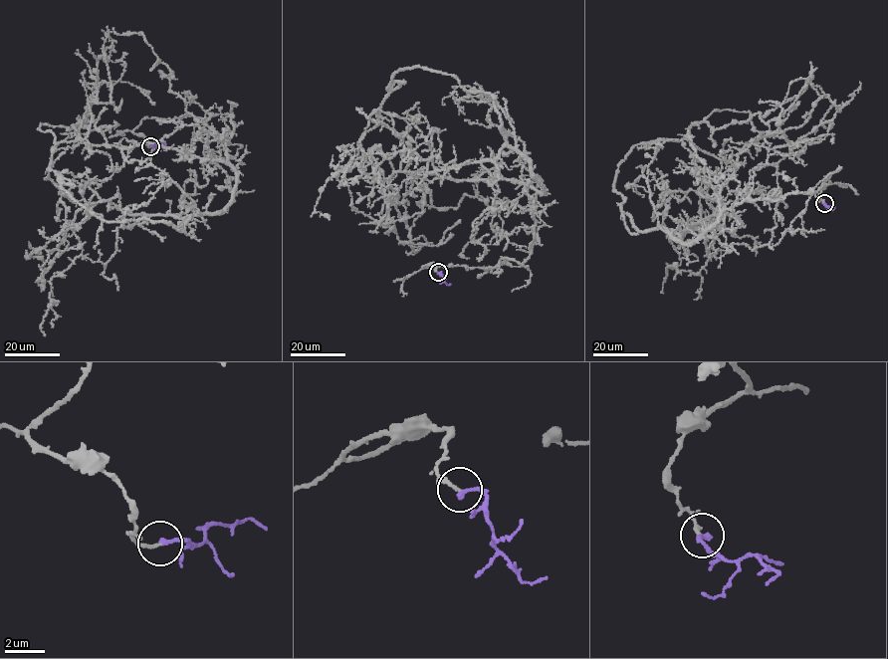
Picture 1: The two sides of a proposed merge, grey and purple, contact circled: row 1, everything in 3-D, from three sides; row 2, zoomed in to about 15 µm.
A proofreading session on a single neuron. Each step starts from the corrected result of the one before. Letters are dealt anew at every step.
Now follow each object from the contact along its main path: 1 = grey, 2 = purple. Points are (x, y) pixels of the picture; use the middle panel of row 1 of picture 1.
1: (438, 273), (519, 266), (543, 191), (491, 95), (394, 74), (373, 112), (417, 203), (477, 193)
2: (438, 273), (447, 285), (450, 284)

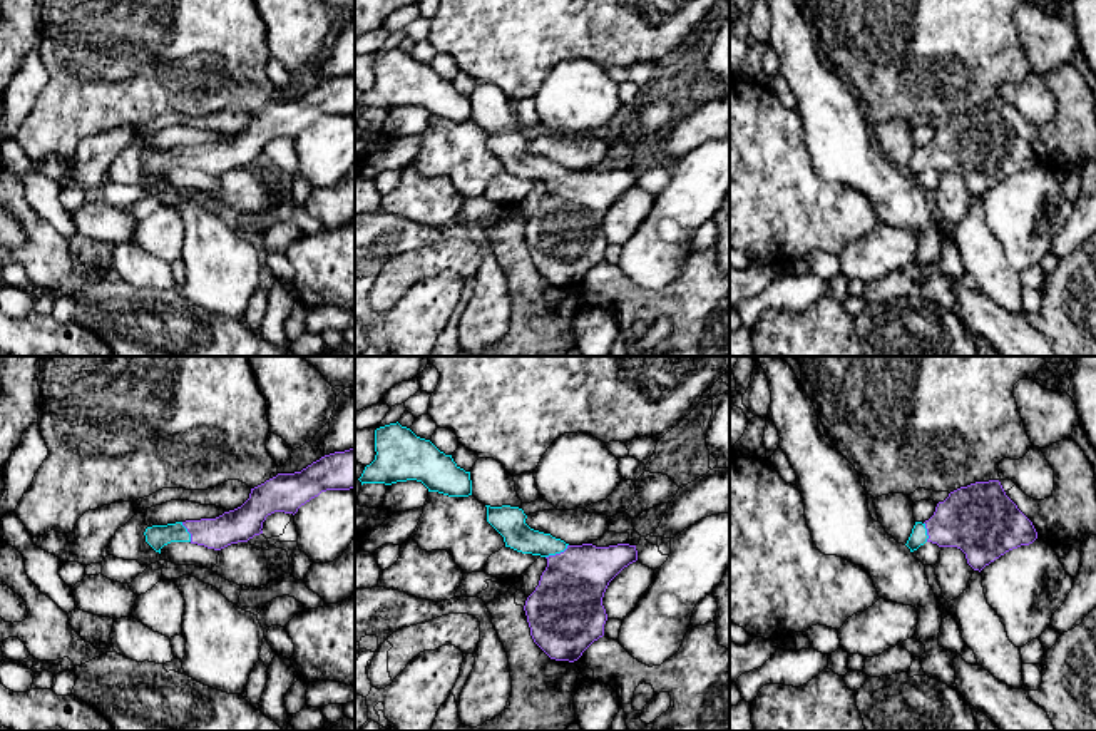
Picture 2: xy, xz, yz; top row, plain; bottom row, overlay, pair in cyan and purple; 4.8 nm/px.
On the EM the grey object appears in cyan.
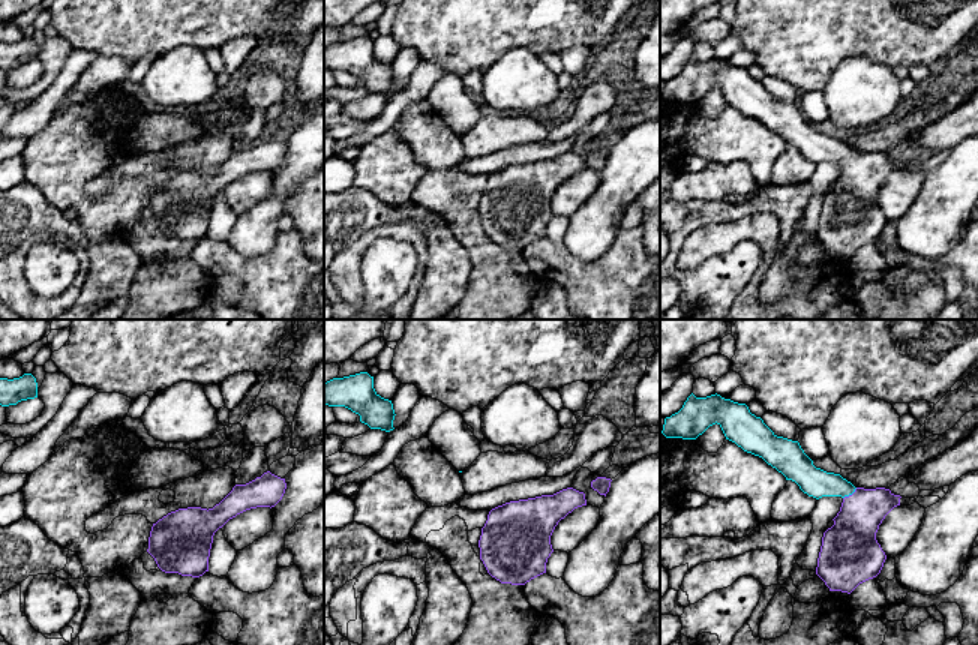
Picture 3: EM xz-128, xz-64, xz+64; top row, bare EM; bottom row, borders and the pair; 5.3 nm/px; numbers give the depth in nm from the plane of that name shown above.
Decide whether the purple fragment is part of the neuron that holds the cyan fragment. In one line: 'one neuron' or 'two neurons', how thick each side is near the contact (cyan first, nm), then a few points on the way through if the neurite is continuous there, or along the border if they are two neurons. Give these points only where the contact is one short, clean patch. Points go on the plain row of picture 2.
one neuron; 140 nm thick on the cyan side, 340 nm on the other; runs through xz (517, 161), (544, 169), (558, 178), (568, 191), (568, 228)

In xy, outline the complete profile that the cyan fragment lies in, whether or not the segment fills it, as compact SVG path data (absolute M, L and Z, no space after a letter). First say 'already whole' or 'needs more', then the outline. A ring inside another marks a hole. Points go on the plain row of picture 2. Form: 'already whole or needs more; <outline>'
needs more; M355 74L325 80L301 97L278 99L251 114L249 124L241 132L216 144L152 151L144 161L159 179L171 167L191 167L221 176L263 159L263 147L274 137L294 141L321 117L350 114L355 114Z

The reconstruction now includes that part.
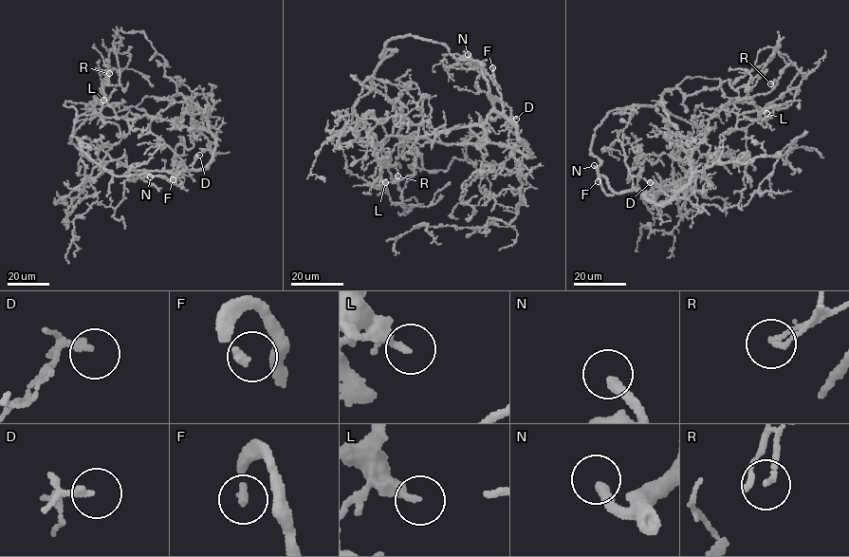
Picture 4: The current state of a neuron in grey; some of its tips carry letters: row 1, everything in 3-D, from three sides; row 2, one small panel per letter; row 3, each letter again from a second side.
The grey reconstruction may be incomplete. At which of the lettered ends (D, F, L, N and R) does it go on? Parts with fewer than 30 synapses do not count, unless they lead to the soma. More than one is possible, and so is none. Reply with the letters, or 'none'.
F

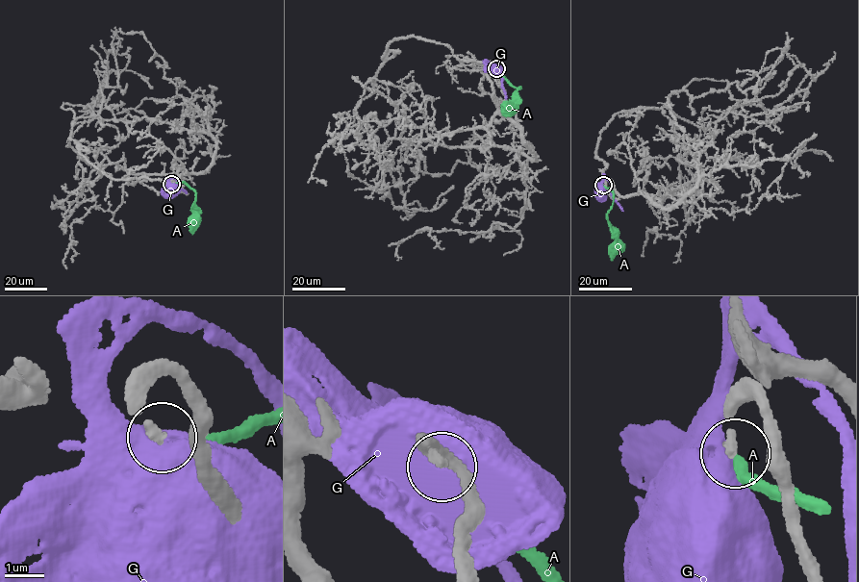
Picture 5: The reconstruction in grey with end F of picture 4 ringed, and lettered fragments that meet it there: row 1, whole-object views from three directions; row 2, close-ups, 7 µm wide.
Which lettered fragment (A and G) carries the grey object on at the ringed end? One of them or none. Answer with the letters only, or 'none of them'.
A

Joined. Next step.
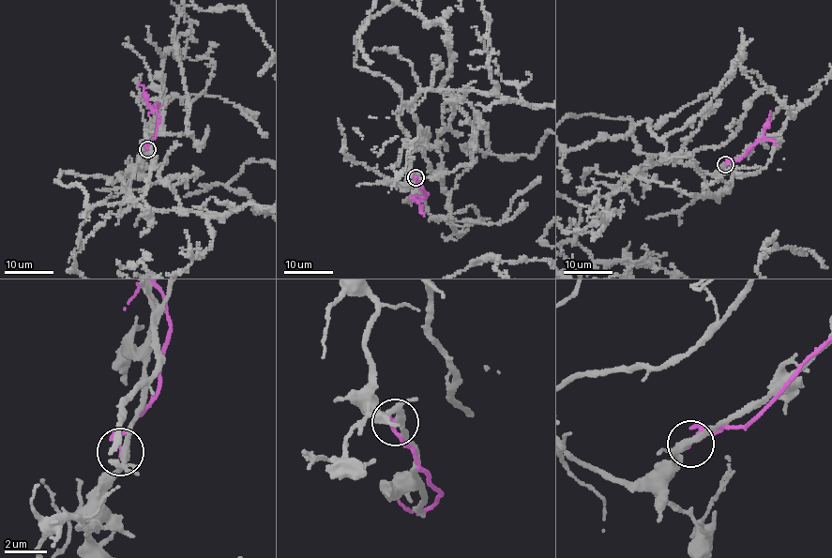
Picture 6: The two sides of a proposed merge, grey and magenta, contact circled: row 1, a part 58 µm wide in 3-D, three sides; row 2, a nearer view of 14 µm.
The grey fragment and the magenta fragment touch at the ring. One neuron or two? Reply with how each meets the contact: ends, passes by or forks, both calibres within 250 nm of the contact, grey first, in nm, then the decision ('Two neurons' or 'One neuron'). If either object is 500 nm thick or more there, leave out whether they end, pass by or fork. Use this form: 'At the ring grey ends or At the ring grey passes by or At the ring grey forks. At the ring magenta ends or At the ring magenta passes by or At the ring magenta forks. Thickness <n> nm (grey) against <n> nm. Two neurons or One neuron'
At the ring grey passes by. At the ring magenta ends. Thickness 320 nm (grey) against 150 nm. Two neurons

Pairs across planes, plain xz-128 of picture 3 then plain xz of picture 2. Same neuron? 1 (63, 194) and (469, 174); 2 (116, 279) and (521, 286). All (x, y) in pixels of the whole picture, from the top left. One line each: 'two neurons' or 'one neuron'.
1: two neurons
2: two neurons

